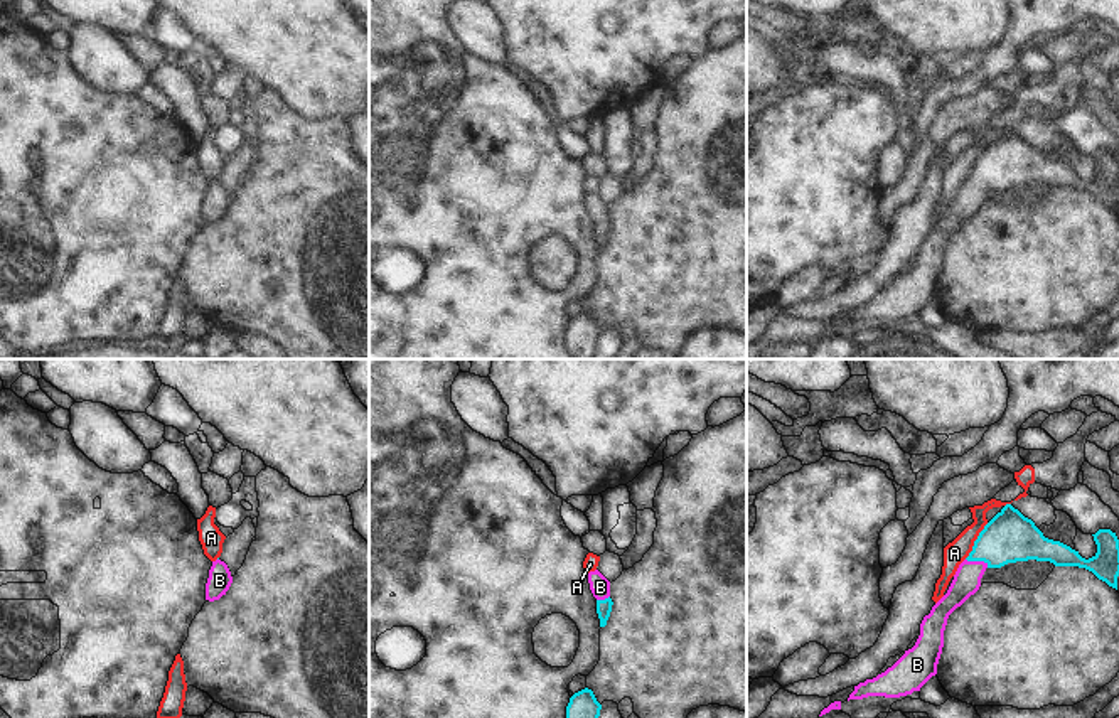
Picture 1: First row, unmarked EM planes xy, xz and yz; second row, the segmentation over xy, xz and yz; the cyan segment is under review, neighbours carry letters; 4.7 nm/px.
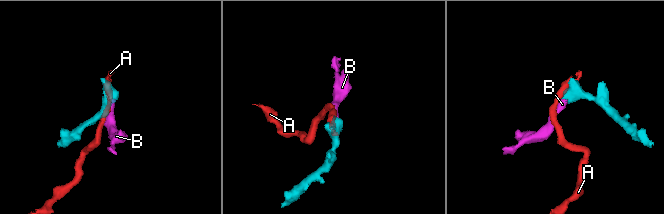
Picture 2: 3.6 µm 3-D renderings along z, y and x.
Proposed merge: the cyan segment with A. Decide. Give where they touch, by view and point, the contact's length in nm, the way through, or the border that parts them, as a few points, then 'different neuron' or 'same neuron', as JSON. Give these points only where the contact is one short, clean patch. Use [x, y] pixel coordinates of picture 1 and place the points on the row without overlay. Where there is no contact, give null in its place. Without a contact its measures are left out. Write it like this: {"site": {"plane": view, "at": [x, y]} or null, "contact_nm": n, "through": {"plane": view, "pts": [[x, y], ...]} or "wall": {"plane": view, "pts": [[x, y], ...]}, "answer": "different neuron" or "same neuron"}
{"site": {"plane": "yz", "at": [974, 164]}, "contact_nm": 200, "wall": {"plane": "yz", "pts": [[988, 145], [964, 181]]}, "answer": "different neuron"}

